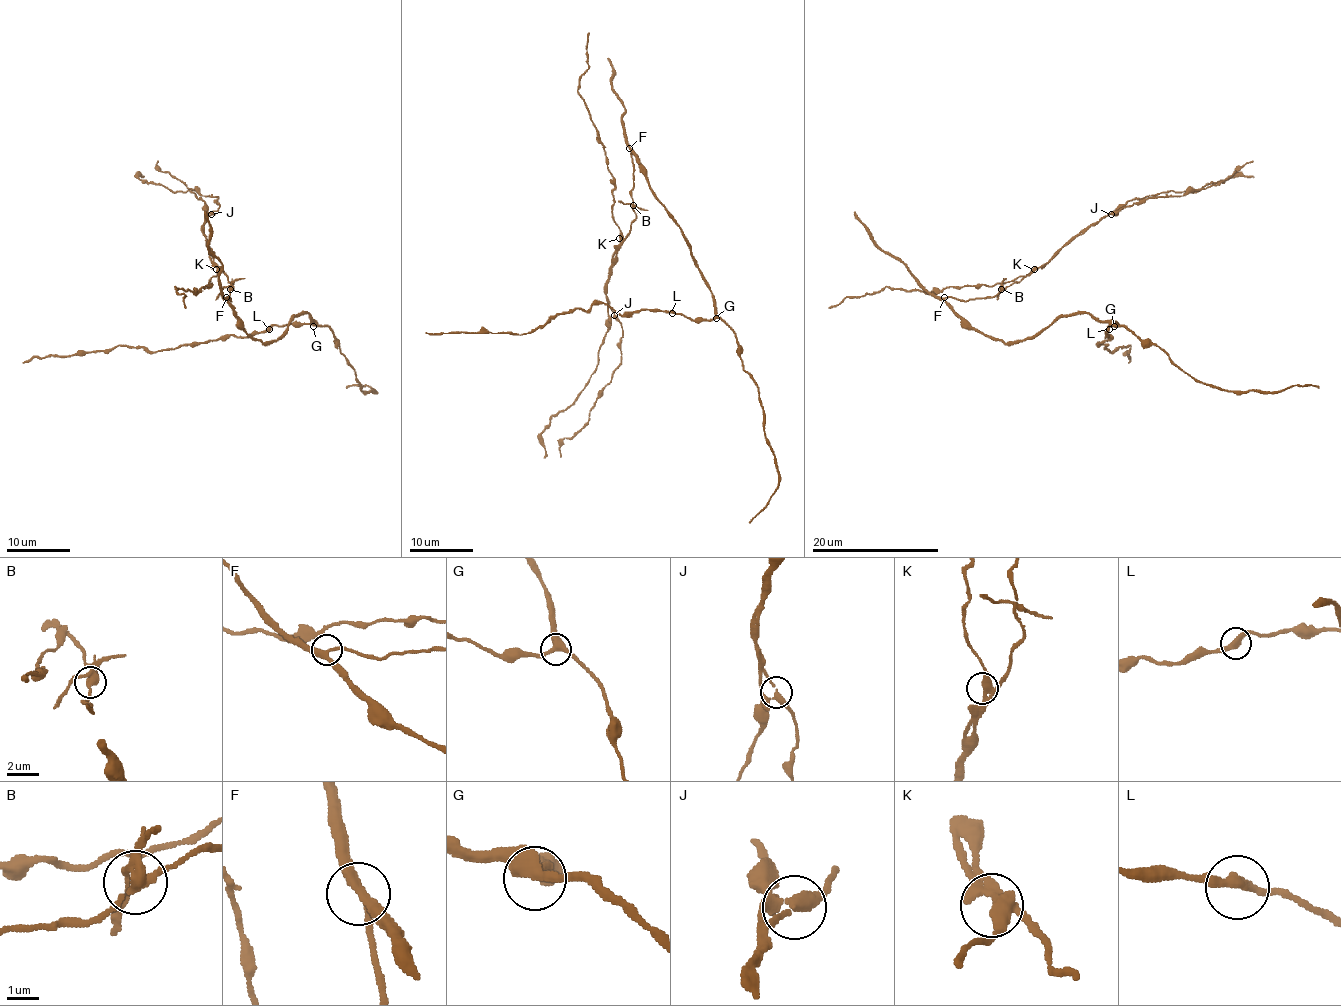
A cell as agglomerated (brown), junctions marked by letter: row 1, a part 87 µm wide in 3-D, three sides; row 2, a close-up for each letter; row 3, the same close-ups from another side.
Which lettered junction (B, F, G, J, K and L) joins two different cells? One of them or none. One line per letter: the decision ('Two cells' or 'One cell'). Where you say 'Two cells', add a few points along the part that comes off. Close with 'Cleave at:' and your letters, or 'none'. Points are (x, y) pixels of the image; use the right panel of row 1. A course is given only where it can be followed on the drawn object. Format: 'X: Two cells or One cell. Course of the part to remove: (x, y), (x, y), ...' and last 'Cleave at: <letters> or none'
B: Two cells. Course of the part to remove: (1001, 289), (999, 286), (996, 299)
F: One cell
G: One cell
J: One cell
K: One cell
L: One cell
Cleave at: B

